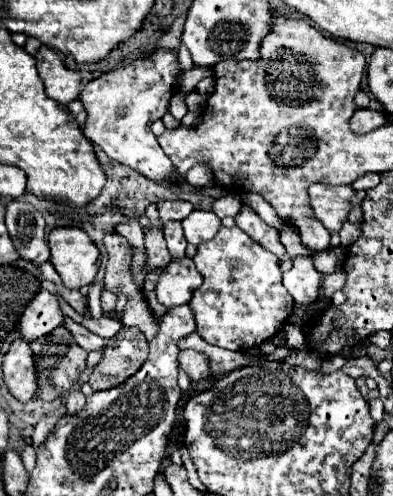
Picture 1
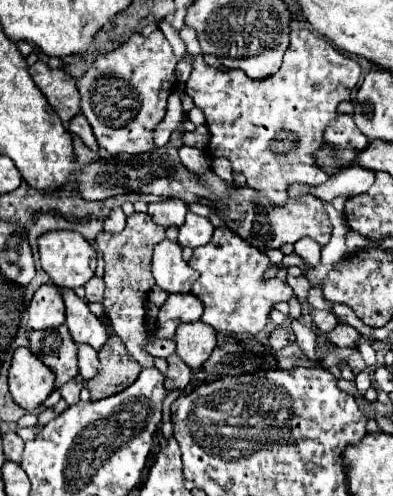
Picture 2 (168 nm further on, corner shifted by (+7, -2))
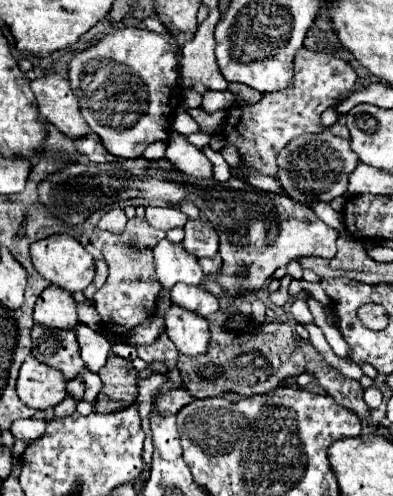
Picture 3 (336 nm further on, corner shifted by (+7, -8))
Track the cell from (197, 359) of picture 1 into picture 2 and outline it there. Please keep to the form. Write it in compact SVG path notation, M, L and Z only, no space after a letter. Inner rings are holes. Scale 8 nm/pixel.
M200 320L180 324L174 340L176 340L176 354L190 368L192 374L202 370L202 364L208 360L218 342L216 332L210 330L210 326L204 326L204 322Z

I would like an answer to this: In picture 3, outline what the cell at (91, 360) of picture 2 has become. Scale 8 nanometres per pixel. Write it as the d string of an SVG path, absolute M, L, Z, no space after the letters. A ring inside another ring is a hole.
M84 370L82 378L84 378L84 384L86 384L84 400L94 402L94 400L96 400L96 396L98 396L98 392L100 392L100 388L102 388L102 382L100 382L100 378L98 378L96 374L92 374L92 372L88 372L88 370Z

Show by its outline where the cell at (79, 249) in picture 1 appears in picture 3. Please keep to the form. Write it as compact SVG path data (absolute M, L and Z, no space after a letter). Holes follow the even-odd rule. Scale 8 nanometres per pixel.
M54 234L44 240L38 240L30 246L30 256L34 268L52 284L68 290L68 292L78 292L84 290L92 280L94 280L94 258L92 254L72 236L68 234Z

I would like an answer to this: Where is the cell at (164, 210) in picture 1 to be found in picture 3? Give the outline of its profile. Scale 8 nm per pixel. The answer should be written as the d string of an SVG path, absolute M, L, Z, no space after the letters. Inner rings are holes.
M146 208L146 220L150 226L160 230L172 230L172 228L184 228L188 216L180 208Z

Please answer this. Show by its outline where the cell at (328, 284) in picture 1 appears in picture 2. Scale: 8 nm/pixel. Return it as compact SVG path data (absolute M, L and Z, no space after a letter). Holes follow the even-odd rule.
M314 284L308 292L307 300L318 310L330 310L330 302L322 294L322 284Z

